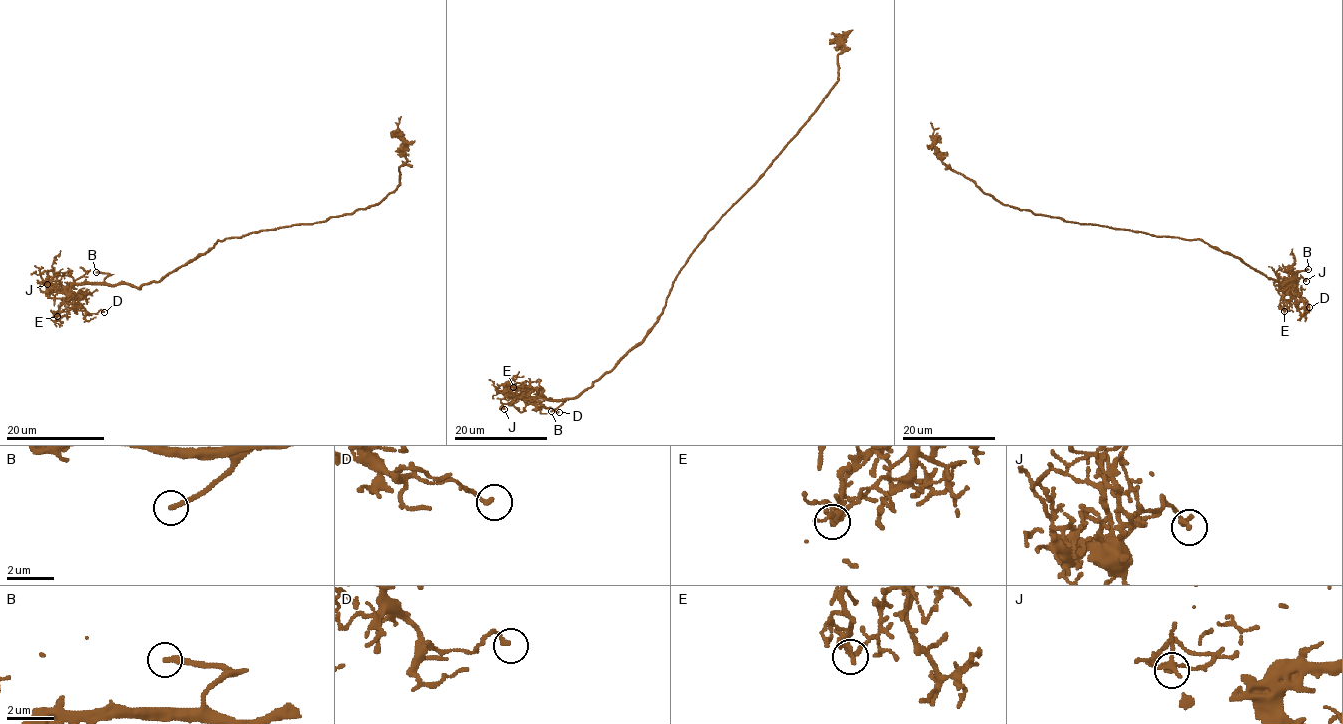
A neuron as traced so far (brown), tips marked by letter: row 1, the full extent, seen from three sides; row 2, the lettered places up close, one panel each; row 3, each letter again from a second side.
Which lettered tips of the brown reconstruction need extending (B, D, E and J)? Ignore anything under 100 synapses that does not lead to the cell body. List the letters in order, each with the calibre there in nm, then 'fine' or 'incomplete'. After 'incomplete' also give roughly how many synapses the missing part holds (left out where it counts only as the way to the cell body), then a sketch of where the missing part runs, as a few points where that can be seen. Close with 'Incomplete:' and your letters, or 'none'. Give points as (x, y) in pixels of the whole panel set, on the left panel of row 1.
B: calibre 240 nm; incomplete
D: calibre 180 nm; fine
E: calibre 120 nm; fine
J: calibre 180 nm; fine
Incomplete: B

